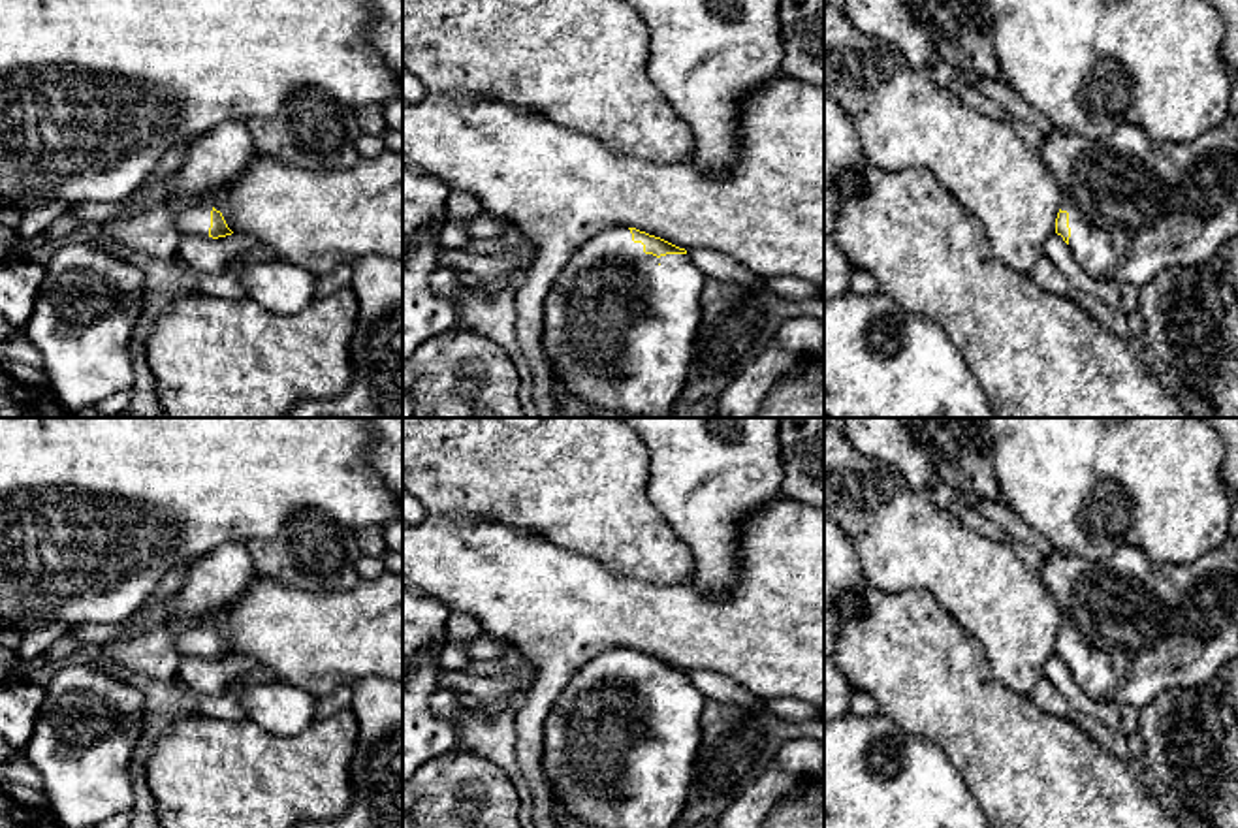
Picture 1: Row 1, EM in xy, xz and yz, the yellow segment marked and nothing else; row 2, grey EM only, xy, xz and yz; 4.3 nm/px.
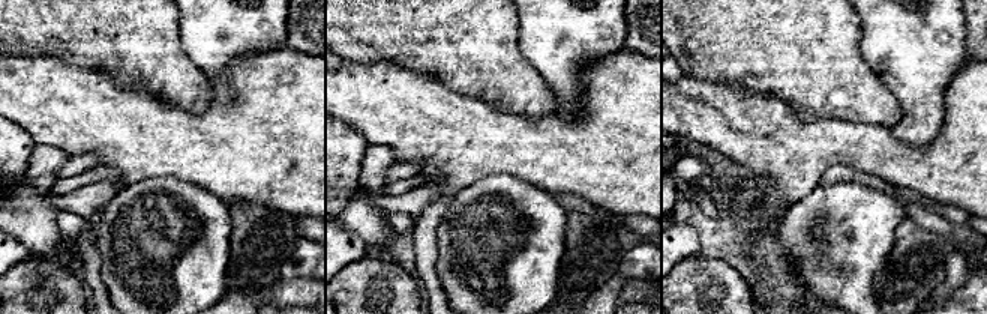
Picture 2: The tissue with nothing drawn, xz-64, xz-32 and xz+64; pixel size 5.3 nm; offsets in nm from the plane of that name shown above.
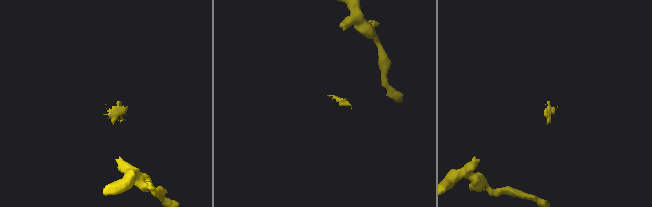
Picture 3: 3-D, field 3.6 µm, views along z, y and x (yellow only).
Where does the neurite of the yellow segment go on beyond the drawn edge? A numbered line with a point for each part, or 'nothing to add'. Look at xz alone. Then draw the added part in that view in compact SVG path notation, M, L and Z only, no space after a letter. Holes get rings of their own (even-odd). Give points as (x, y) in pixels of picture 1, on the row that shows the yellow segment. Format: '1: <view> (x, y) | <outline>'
1: xz (619, 330) | M610 228L589 239L544 299L542 348L561 386L606 410L672 418L690 371L706 279L689 254L645 254L628 228Z

